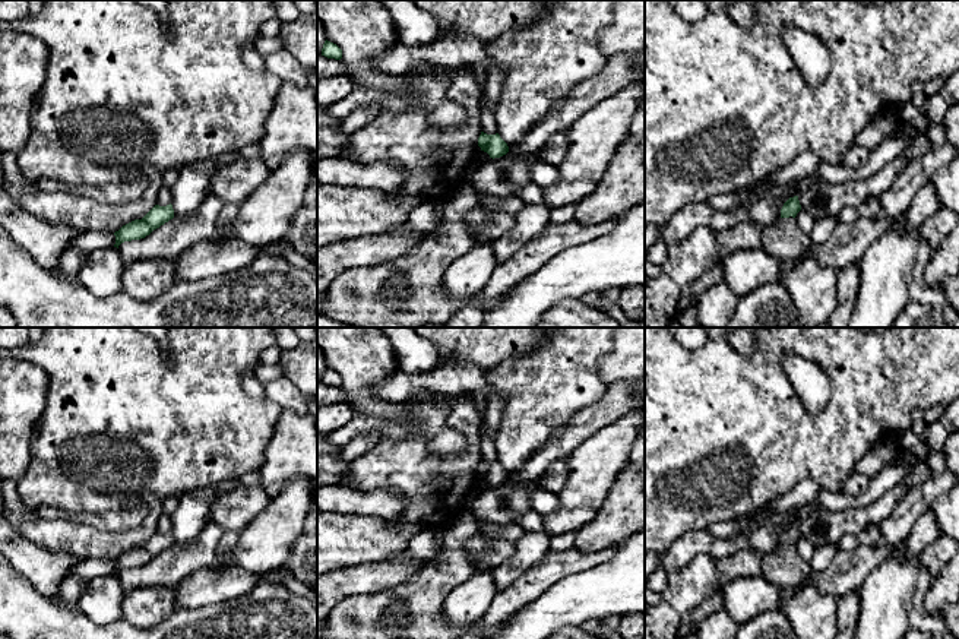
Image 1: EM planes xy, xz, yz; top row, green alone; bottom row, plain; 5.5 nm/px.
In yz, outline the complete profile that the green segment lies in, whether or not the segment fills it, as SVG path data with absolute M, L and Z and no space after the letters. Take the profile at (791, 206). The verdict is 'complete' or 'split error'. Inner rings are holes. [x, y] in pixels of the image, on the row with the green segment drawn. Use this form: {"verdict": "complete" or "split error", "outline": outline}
{"verdict": "complete", "outline": "M798 196L789 197L781 209L781 218L789 218L789 216L795 218L800 211L801 205Z"}

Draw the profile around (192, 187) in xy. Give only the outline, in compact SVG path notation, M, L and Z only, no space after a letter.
M230 151L216 158L202 159L178 168L178 178L171 187L171 205L174 216L194 212L211 196L211 178L222 165L240 159L237 151Z

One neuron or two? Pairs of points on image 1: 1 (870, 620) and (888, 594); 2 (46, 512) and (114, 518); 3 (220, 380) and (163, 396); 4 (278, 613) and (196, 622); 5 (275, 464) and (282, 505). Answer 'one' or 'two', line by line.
1: one
2: one
3: one
4: one
5: two

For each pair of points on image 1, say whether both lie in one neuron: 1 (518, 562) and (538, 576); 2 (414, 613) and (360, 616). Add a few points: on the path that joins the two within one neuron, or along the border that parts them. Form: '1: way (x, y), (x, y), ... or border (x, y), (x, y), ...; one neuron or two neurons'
1: border (548, 550), (502, 590); two neurons
2: way (401, 616), (373, 616); one neuron

